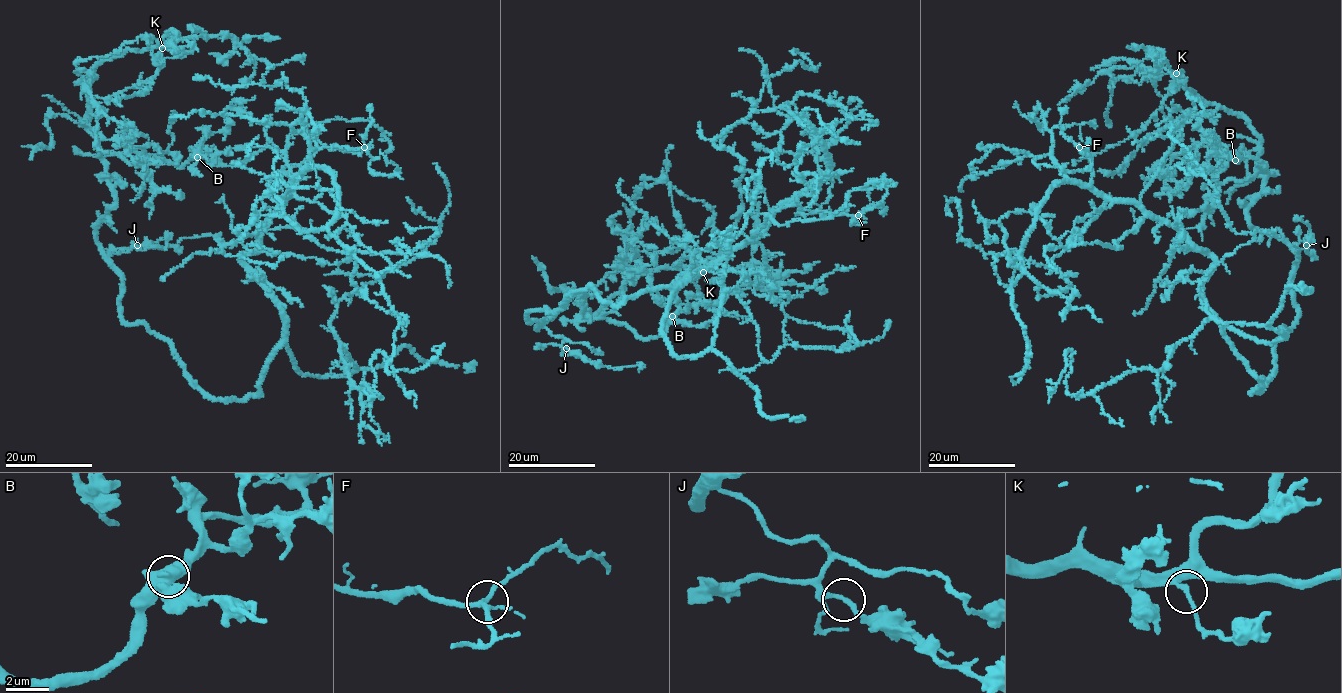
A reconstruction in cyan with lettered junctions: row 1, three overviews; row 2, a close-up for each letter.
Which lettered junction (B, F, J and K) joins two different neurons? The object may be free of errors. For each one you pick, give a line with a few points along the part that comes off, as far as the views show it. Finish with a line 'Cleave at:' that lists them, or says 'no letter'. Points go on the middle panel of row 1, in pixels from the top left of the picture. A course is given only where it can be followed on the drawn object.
Cleave at: no letter

